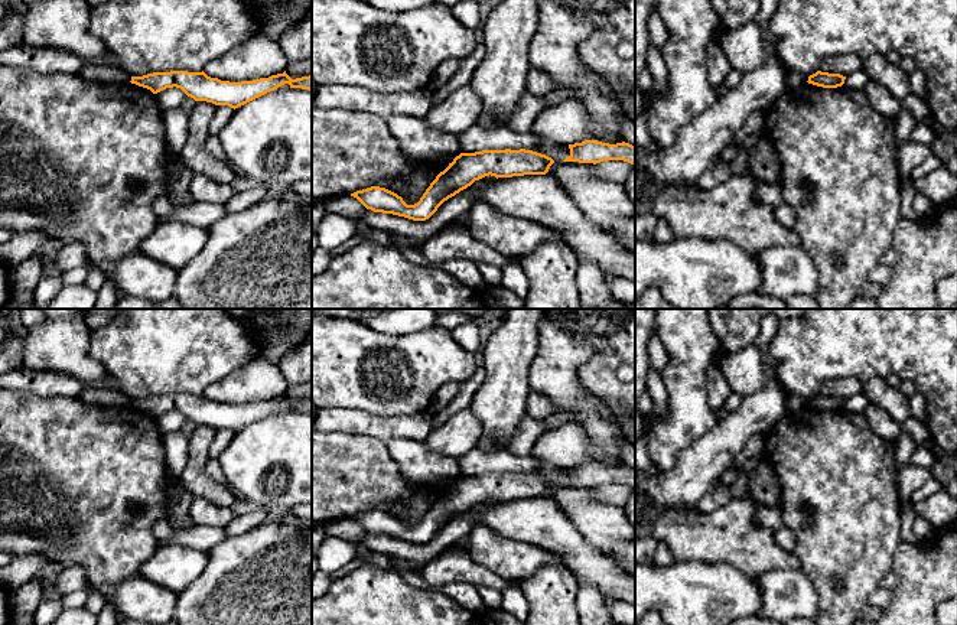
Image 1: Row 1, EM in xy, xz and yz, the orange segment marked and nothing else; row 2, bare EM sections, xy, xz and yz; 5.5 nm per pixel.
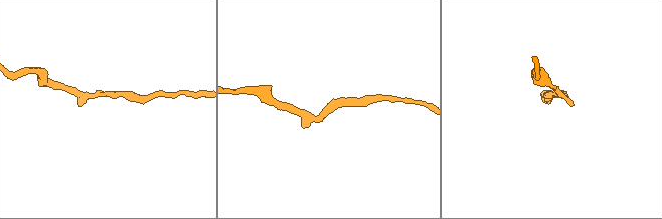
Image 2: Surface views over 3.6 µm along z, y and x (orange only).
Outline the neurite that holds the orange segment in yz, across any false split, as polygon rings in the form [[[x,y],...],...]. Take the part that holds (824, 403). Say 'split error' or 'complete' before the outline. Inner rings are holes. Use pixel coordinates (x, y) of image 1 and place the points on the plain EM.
complete; [[[817,394],[816,397],[808,400],[808,407],[823,410],[823,411],[837,411],[844,407],[846,400],[840,397],[829,397]]]

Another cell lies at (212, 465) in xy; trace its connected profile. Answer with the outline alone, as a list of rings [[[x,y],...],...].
[[[209,458],[206,462],[206,473],[218,484],[221,485],[227,485],[227,479],[225,475],[219,466],[219,460],[218,459],[212,459]]]

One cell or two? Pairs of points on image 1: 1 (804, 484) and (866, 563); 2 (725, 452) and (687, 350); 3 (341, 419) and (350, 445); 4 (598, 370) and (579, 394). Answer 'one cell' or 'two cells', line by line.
1: one cell
2: two cells
3: two cells
4: two cells

